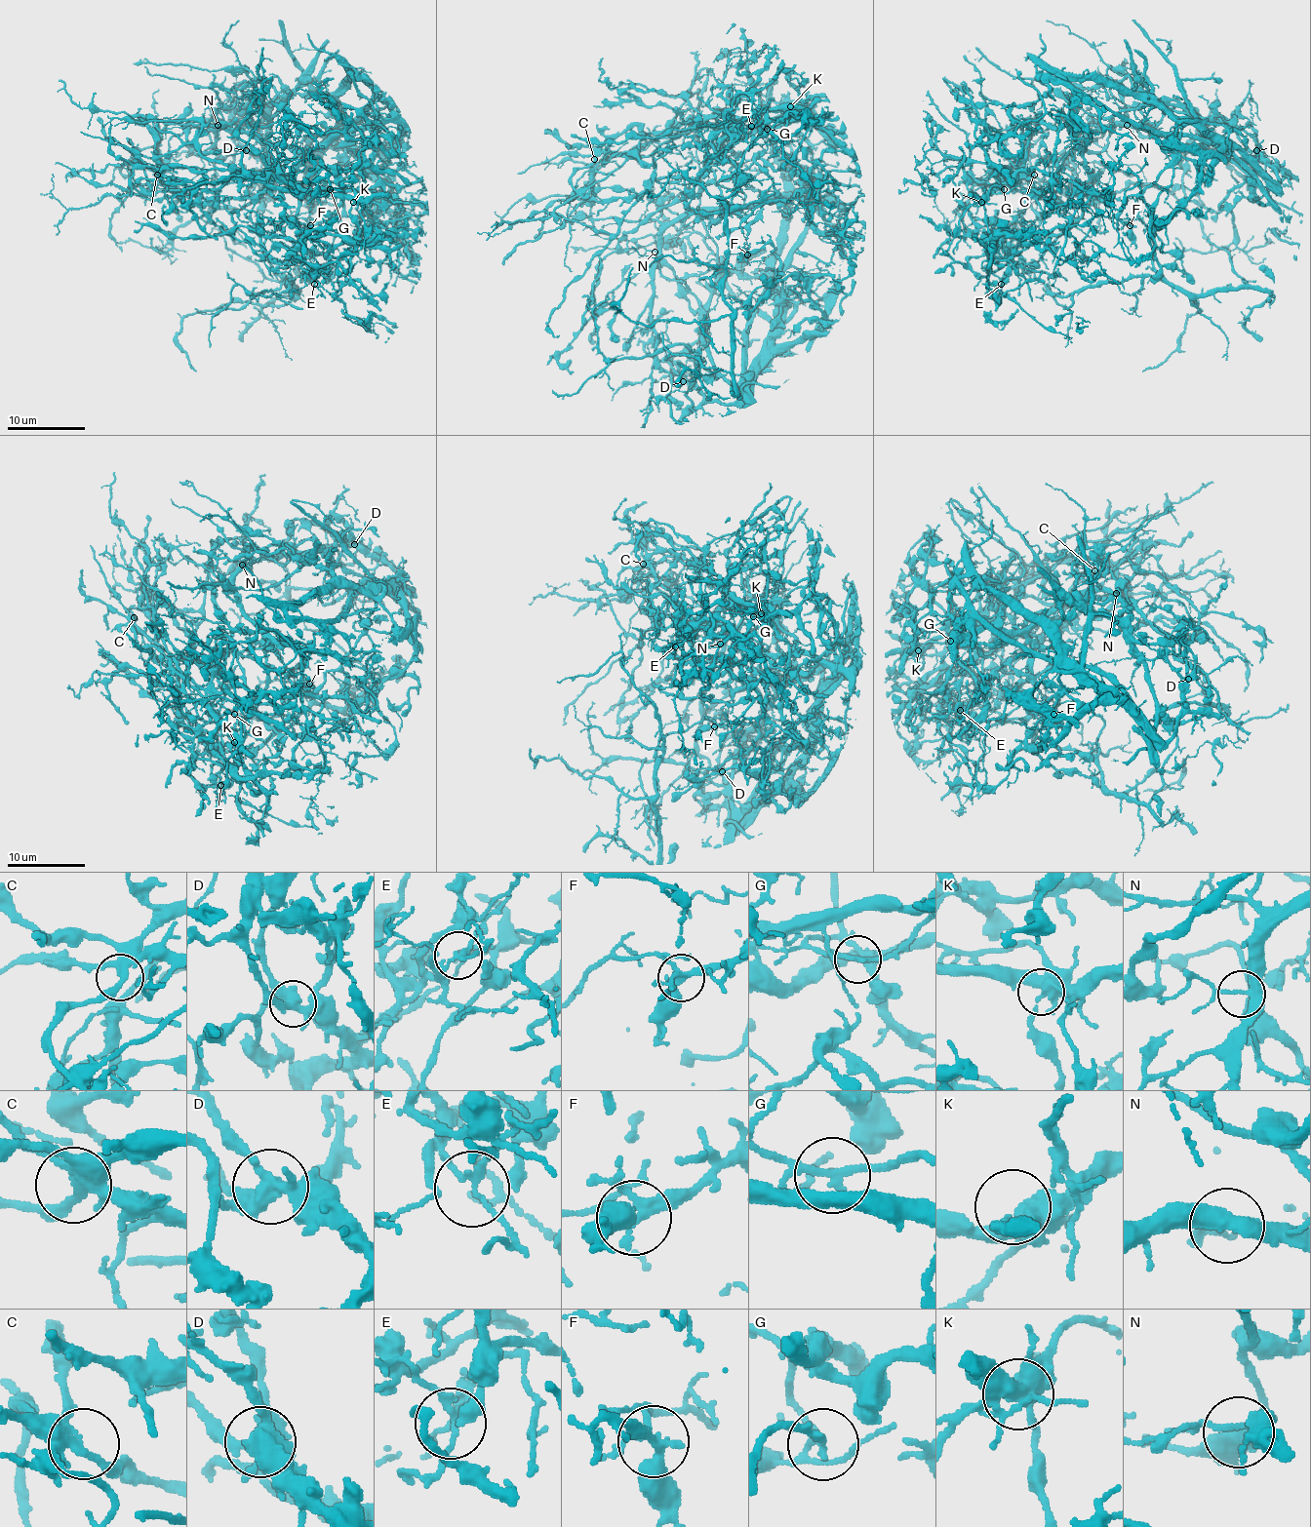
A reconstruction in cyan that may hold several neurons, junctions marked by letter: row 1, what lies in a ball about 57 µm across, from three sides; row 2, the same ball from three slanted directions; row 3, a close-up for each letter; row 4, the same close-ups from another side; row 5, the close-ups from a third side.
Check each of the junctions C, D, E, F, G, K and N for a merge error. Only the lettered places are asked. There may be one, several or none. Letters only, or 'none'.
D, F, G

